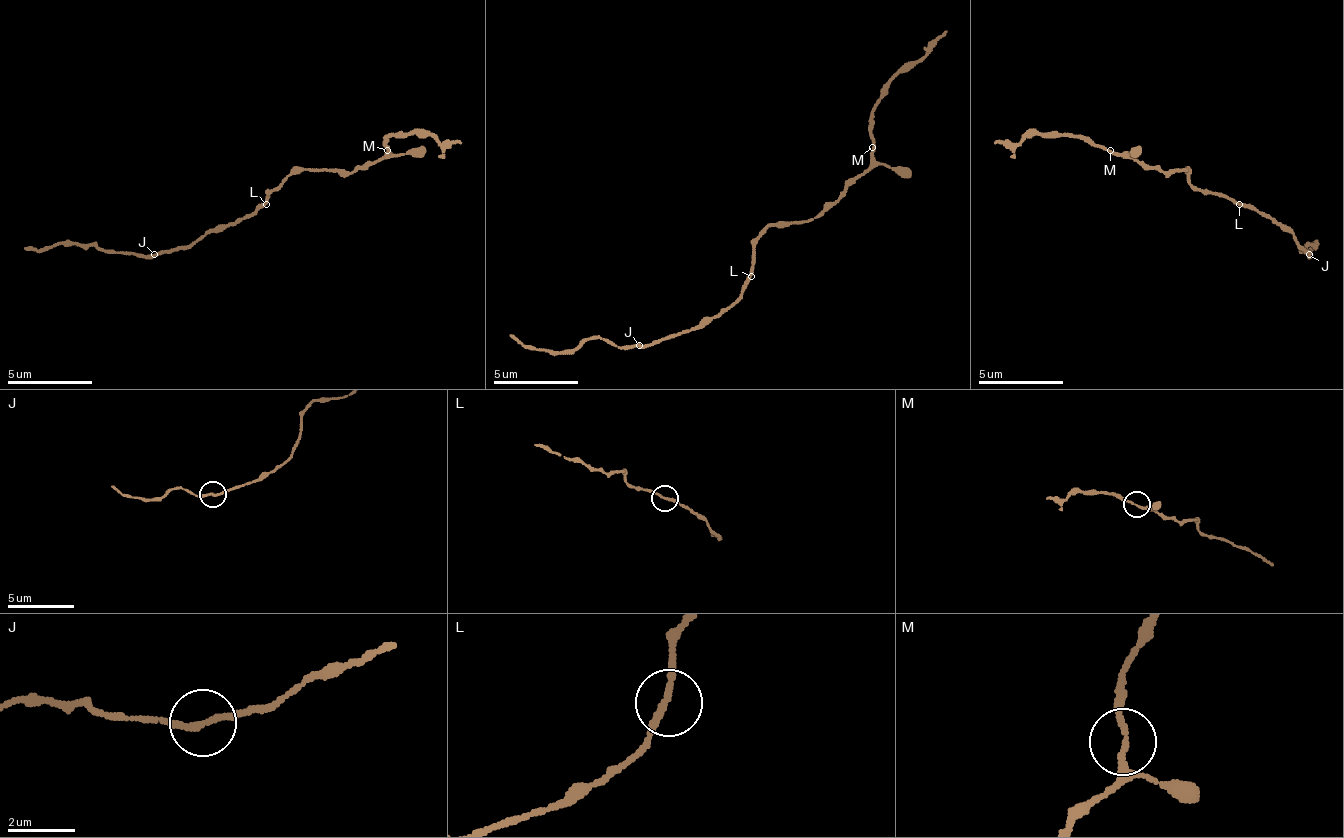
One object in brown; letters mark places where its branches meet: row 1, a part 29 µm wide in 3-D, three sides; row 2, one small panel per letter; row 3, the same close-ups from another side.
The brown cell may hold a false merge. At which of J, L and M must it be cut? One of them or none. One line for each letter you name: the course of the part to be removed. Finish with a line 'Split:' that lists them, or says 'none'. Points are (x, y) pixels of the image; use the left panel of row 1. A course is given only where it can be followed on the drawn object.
J: foreign part runs (155, 255), (99, 251), (61, 243), (23, 247)
Split: J

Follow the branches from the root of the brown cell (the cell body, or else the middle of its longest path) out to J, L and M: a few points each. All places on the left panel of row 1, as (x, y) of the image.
J: (270, 191), (270, 196), (253, 213), (236, 217), (185, 247), (172, 247), (155, 255)
L: (270, 191), (266, 204)
M: (270, 191), (283, 179), (304, 170), (368, 170), (386, 153), (386, 149)

